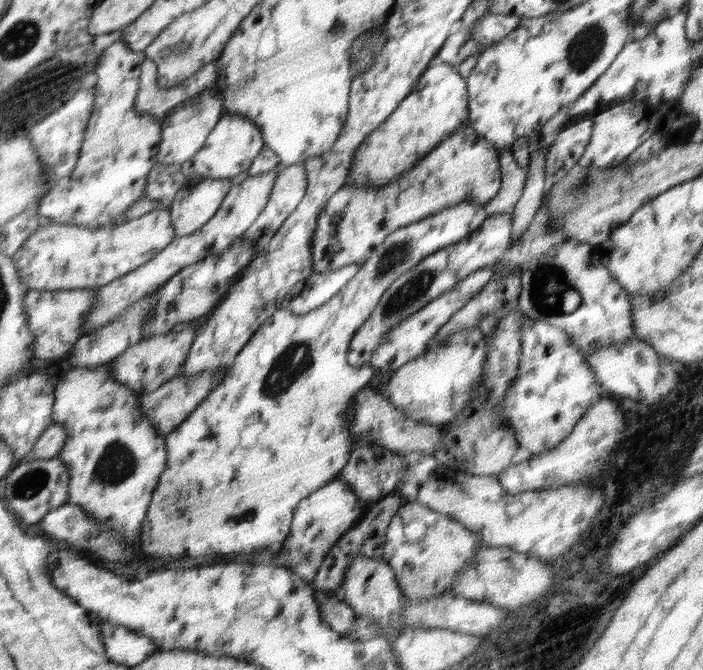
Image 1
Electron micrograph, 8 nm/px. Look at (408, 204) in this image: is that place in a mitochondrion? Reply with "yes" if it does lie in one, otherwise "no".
no

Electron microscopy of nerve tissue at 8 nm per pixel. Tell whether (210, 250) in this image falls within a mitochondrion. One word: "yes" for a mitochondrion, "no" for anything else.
no

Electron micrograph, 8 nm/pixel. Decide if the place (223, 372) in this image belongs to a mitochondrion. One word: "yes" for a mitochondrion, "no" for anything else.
no

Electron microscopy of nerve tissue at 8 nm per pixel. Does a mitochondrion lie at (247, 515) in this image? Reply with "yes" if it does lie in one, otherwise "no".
no

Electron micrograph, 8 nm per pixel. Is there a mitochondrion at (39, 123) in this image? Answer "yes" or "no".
no

